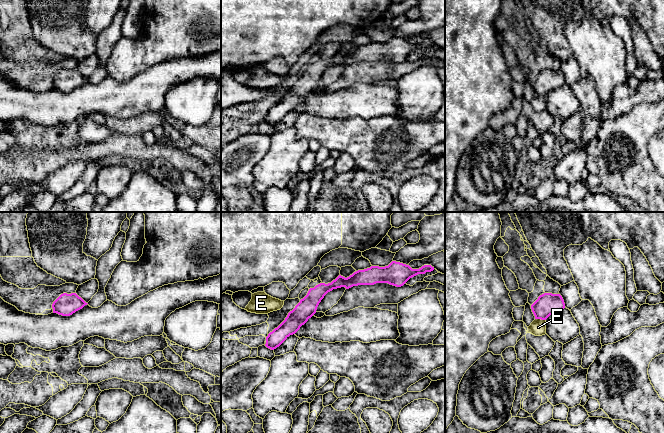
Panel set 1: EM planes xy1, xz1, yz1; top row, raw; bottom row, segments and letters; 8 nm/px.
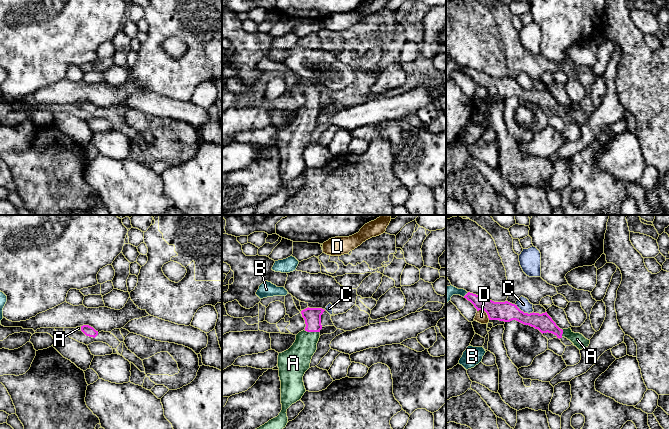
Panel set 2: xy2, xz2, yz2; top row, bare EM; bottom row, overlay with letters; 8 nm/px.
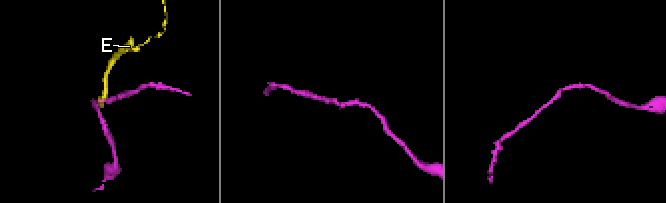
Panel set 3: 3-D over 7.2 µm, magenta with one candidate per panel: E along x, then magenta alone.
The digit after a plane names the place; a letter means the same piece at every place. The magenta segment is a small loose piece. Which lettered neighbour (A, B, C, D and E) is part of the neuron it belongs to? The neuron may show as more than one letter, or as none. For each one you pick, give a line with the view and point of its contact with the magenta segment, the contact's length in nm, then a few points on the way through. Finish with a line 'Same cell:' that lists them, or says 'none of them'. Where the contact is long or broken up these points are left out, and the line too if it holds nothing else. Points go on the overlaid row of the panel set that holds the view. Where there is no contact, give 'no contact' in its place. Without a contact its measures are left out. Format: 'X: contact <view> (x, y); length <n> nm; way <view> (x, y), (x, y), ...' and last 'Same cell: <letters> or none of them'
A: contact xz2 (312, 331); length 130 nm; way xz2 (312, 316), (312, 331), (297, 358)
Same cell: A

